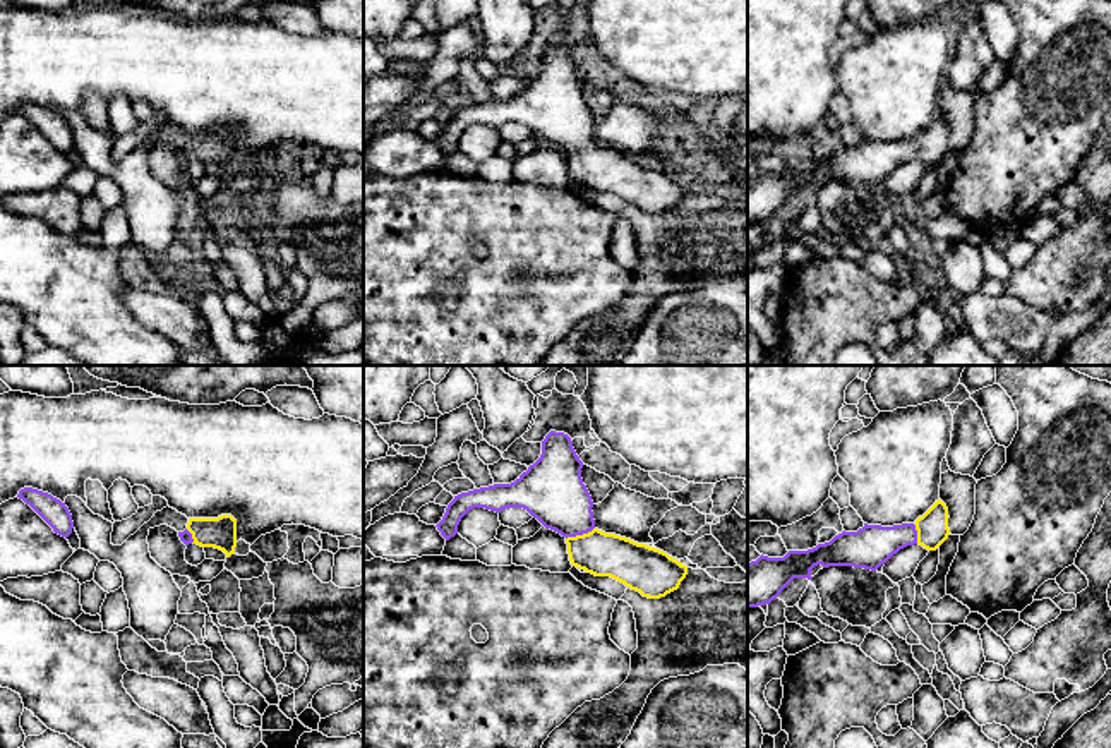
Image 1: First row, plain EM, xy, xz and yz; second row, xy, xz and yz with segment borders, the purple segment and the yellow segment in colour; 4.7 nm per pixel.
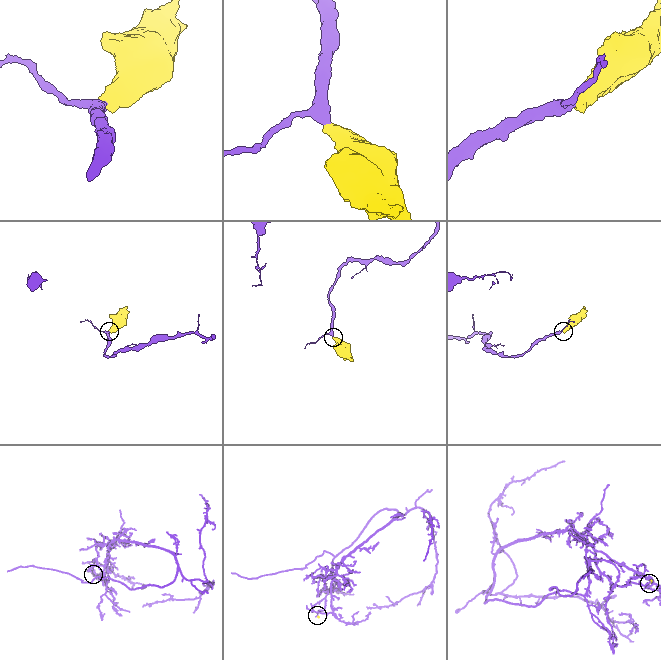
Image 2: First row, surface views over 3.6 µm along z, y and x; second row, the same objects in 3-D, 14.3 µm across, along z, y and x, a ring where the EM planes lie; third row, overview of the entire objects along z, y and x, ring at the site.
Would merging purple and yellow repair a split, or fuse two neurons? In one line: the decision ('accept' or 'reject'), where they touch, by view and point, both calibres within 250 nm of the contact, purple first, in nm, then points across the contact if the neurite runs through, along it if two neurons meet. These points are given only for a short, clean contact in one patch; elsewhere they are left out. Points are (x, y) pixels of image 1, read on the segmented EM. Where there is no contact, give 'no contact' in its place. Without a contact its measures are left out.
accept | xz (580, 534) | 300/200 nm | across xz (552, 491), (564, 505), (580, 534), (602, 554)

